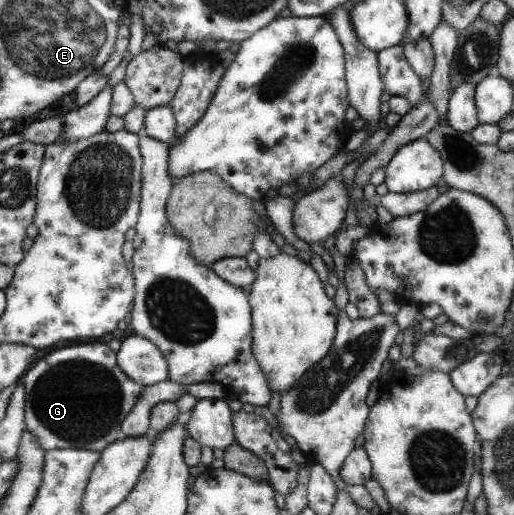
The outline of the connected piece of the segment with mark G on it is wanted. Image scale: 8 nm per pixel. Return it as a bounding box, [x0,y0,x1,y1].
[23,343,143,451]

